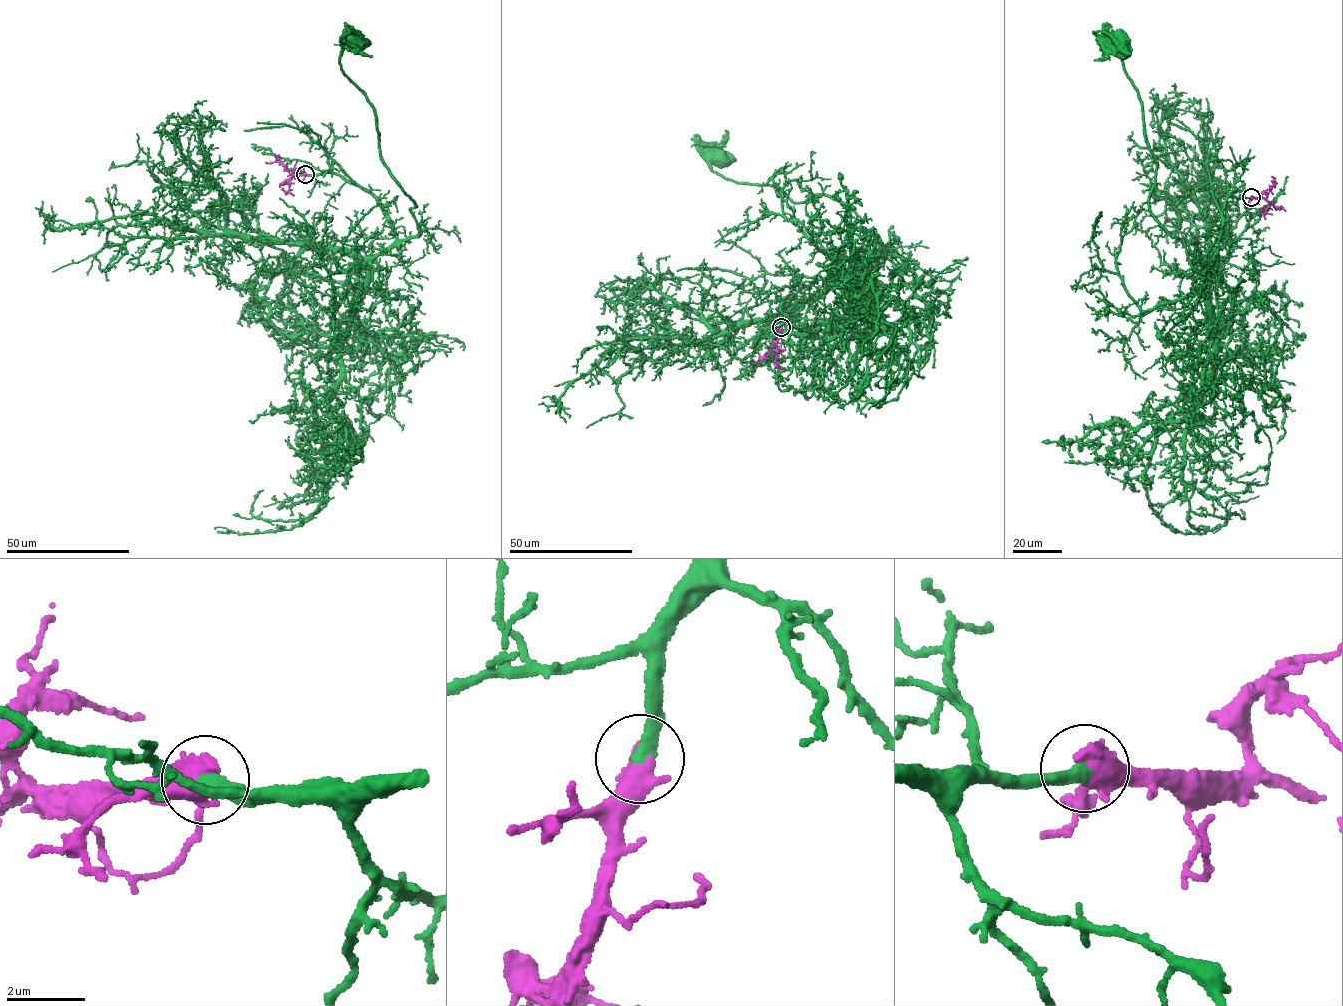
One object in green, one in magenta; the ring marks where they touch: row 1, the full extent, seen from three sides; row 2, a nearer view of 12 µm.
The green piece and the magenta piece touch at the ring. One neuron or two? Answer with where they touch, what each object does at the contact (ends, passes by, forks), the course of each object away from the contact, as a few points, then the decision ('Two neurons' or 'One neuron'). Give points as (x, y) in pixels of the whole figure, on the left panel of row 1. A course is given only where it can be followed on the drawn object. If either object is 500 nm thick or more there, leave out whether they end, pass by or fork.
Place: (305, 174). Course of green: (305, 174), (363, 187), (399, 239), (421, 233), (383, 163), (375, 109), (341, 68), (353, 42). Course of magenta: (305, 174), (294, 175), (288, 180), (288, 189), (285, 192), (294, 195). One neuron

